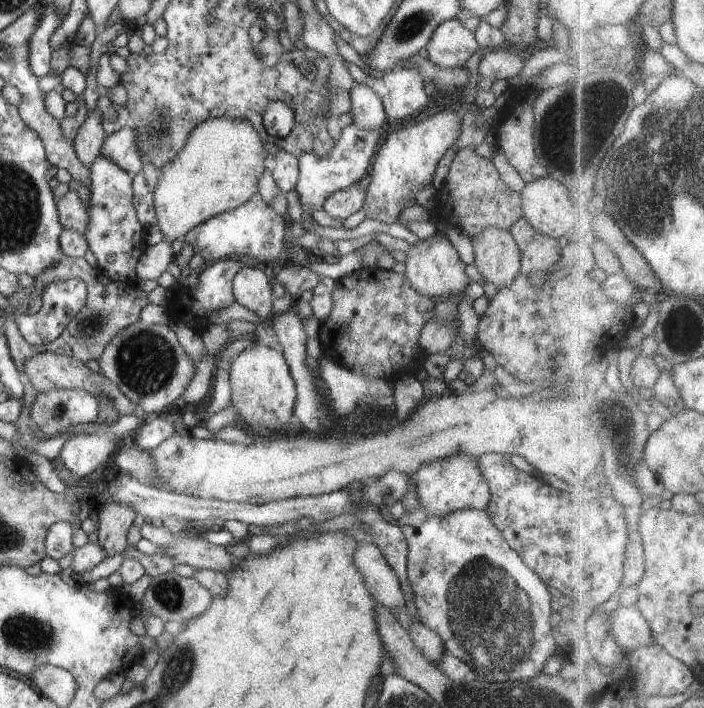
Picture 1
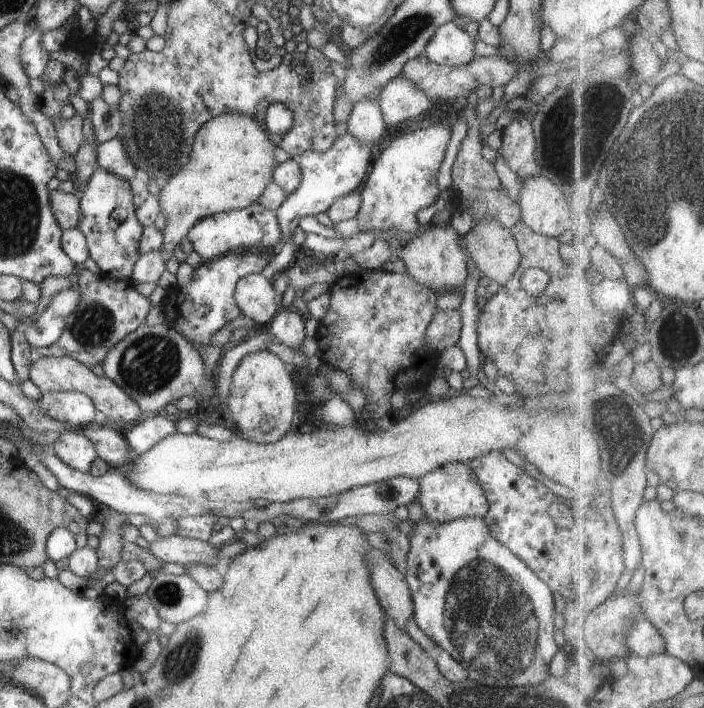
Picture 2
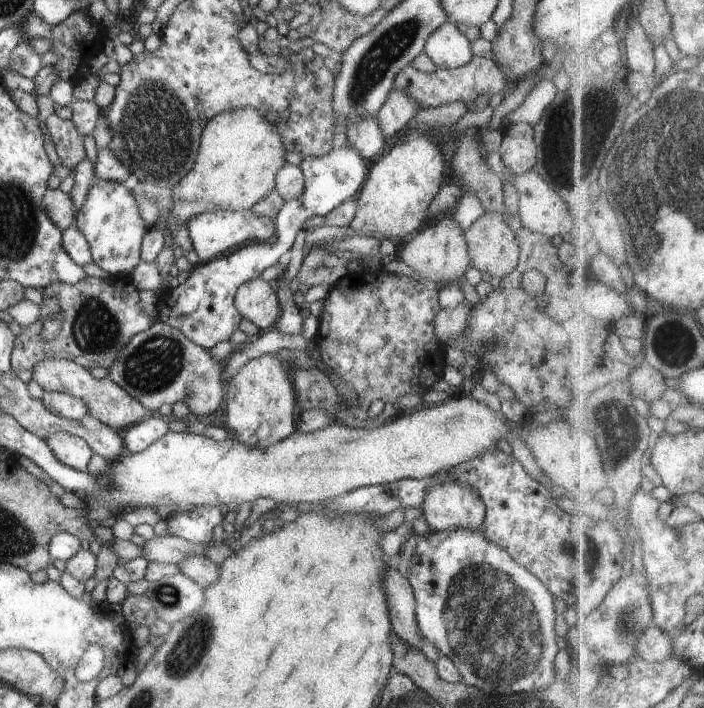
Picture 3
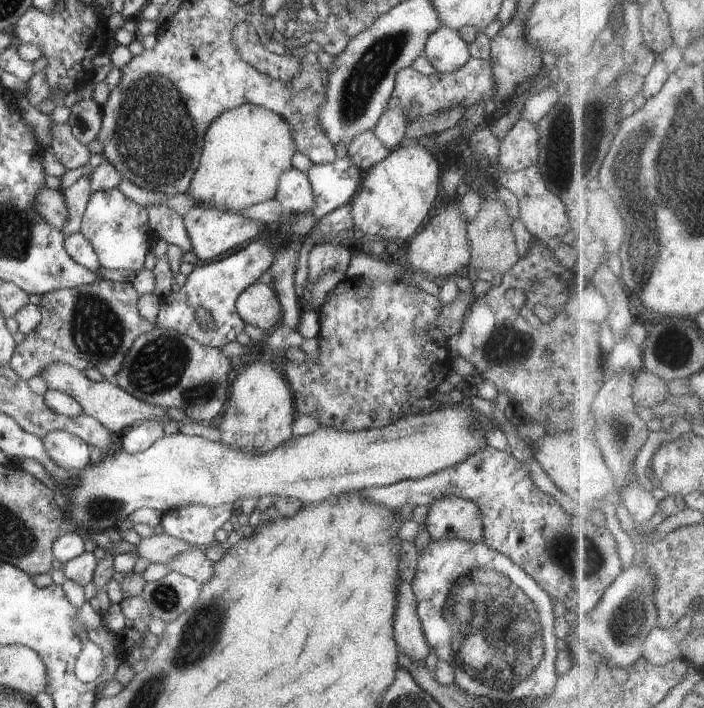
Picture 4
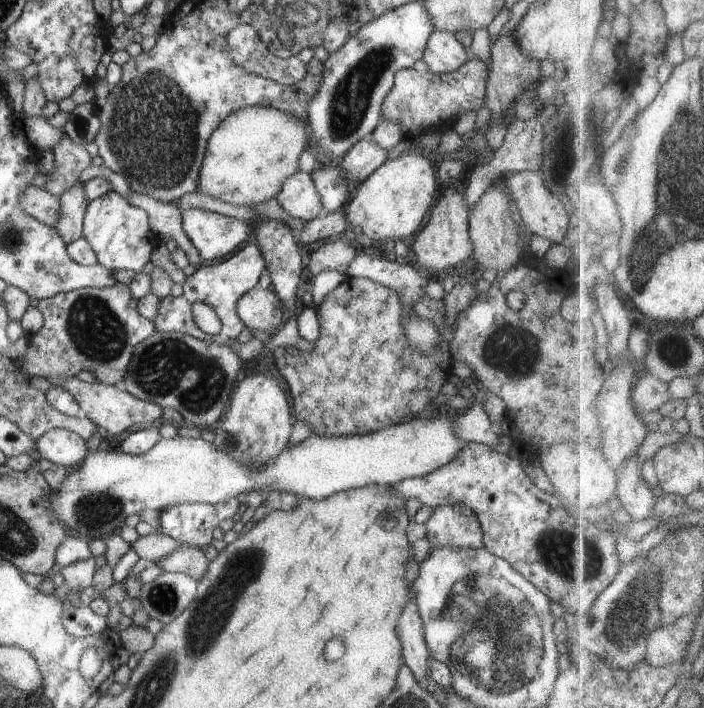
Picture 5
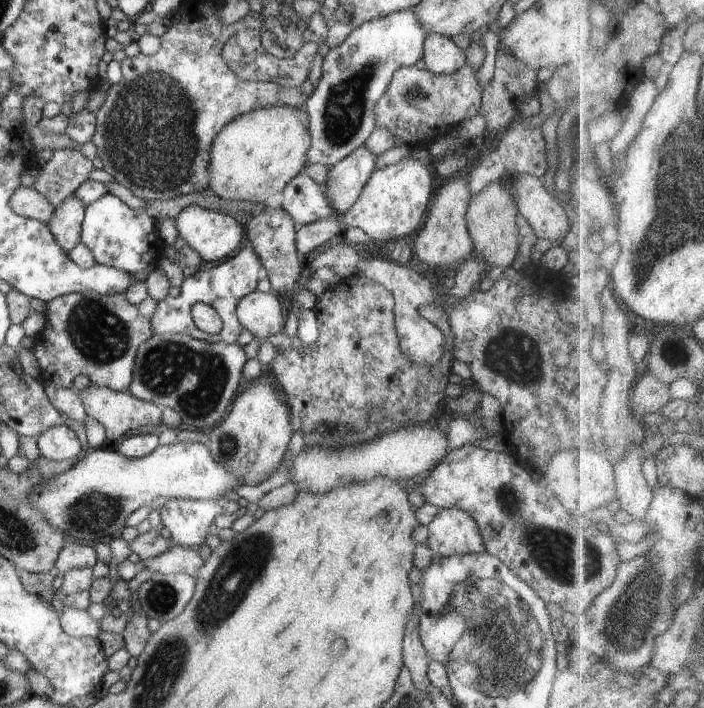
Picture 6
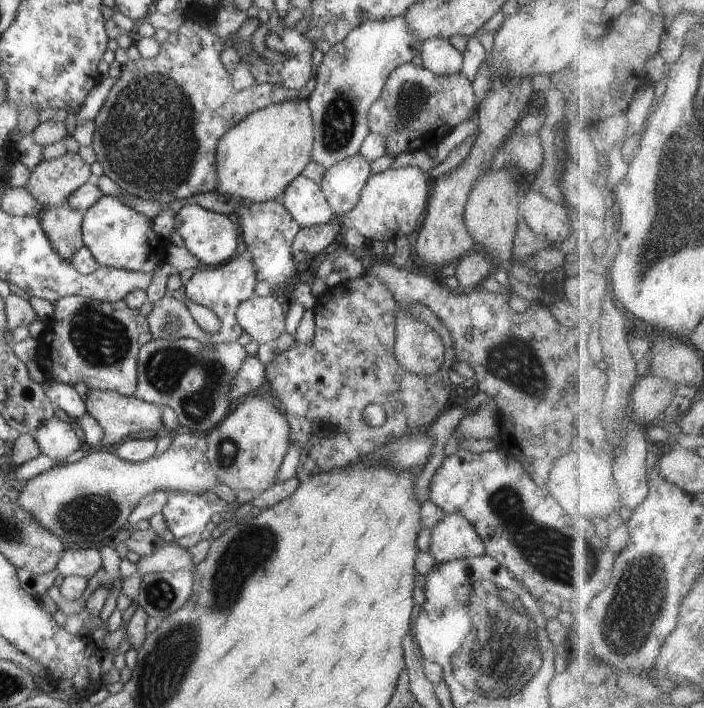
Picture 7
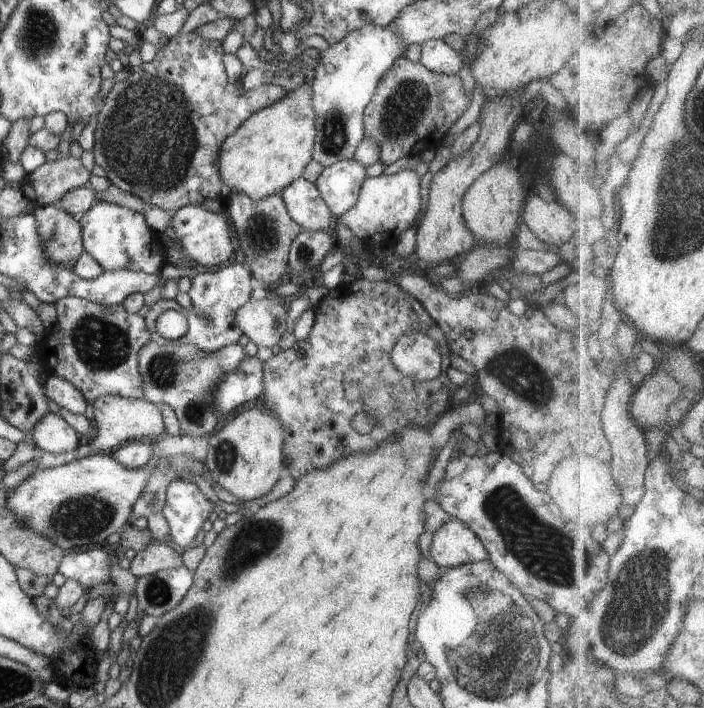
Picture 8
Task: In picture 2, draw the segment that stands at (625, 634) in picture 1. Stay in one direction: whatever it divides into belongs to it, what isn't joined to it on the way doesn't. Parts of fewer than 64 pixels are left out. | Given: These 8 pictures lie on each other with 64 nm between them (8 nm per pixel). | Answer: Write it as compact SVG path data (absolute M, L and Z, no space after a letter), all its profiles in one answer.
M643 617L637 621L629 634L629 645L634 654L652 657L667 652L667 640L662 631L650 620Z

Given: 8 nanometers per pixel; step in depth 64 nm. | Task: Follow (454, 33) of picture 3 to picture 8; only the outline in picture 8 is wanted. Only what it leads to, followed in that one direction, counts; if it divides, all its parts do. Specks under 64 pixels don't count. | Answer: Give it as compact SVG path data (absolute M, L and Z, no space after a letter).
M433 39L422 44L421 66L437 74L457 75L463 59L443 39Z

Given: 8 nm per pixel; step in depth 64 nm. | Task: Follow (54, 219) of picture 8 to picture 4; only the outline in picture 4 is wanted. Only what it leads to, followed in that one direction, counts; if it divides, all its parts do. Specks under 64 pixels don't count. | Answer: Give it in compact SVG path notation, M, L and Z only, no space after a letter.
M90 174L80 177L72 186L62 191L68 208L68 220L64 224L62 231L65 236L80 231L82 216L86 211L88 200L92 194L92 184L90 184Z

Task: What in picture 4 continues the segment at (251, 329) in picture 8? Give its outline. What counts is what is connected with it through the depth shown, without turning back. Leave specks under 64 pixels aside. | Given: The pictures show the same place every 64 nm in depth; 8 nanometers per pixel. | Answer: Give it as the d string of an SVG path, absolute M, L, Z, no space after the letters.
M258 280L250 284L236 300L236 311L245 324L252 324L261 335L269 333L282 321L282 308L270 284Z

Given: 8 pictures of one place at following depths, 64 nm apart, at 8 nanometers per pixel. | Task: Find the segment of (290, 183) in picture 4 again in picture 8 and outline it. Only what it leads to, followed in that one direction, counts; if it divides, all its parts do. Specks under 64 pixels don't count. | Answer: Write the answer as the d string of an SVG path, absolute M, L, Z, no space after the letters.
M301 177L294 180L280 196L292 220L303 230L328 232L334 229L335 219L316 184Z

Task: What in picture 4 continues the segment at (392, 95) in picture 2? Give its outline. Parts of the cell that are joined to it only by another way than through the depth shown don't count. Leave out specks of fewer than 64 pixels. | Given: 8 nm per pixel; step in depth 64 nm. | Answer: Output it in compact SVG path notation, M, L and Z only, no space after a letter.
M388 106L376 122L376 127L373 129L374 134L380 138L380 142L388 148L388 151L395 150L396 146L401 146L402 139L405 138L408 122L404 108Z

